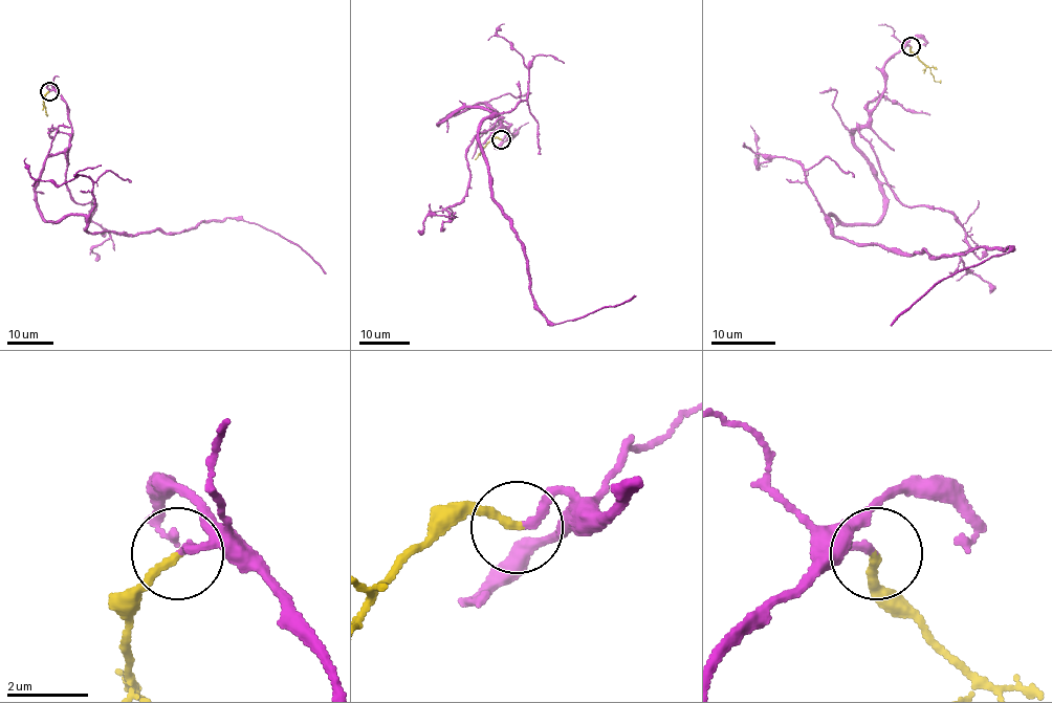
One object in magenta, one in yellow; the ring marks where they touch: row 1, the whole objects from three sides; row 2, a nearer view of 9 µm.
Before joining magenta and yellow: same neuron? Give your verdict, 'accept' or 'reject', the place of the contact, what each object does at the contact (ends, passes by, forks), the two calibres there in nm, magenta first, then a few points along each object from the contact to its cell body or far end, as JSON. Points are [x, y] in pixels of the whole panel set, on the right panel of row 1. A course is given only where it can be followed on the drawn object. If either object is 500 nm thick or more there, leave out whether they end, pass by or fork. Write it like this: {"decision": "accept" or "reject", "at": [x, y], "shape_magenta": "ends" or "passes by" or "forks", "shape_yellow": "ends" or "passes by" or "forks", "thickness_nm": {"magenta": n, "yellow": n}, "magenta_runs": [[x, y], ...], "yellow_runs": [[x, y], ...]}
{"decision": "accept", "at": [911, 46], "shape_magenta": "ends", "shape_yellow": "ends", "thickness_nm": {"magenta": 150, "yellow": 190}, "magenta_runs": [[912, 46], [853, 136], [884, 212], [827, 216], [830, 231], [910, 255], [1010, 248], [891, 326]], "yellow_runs": [[912, 46], [910, 51], [926, 65], [935, 80], [940, 80]]}

